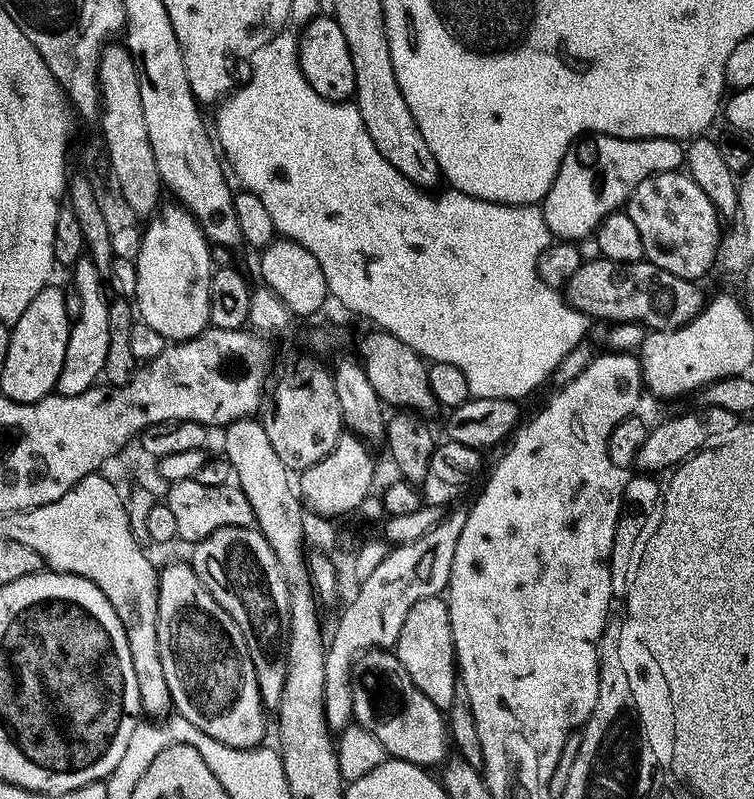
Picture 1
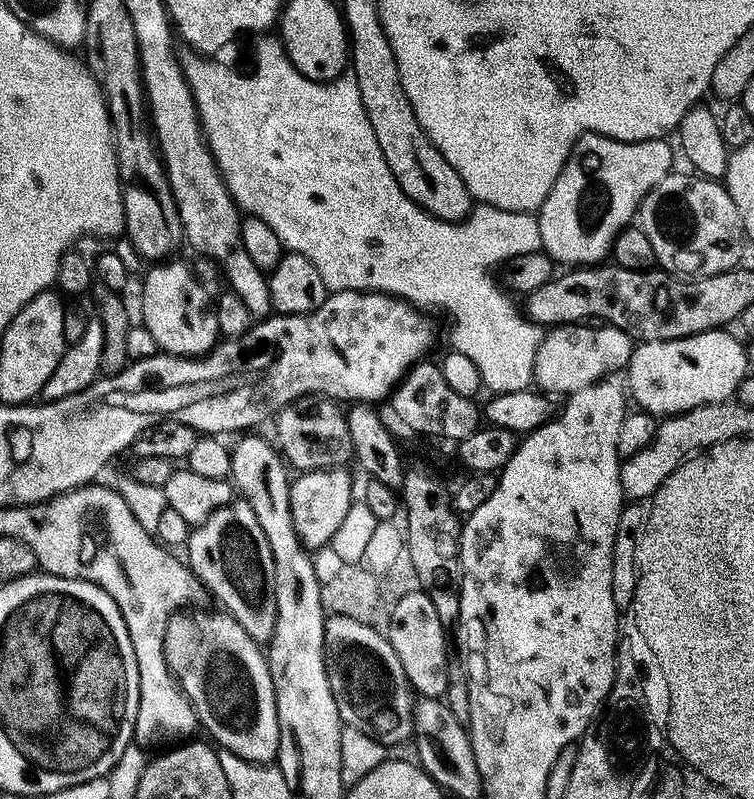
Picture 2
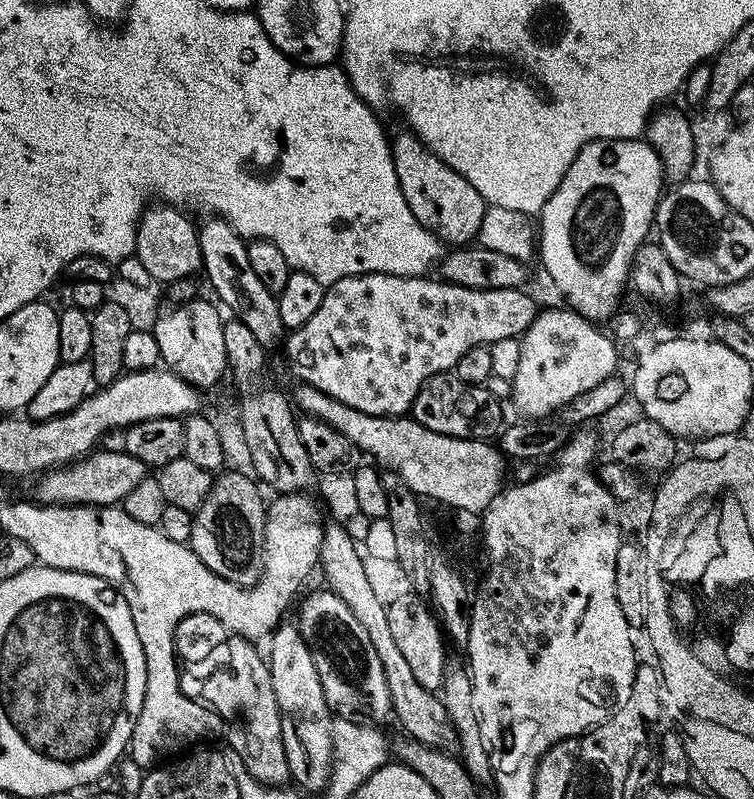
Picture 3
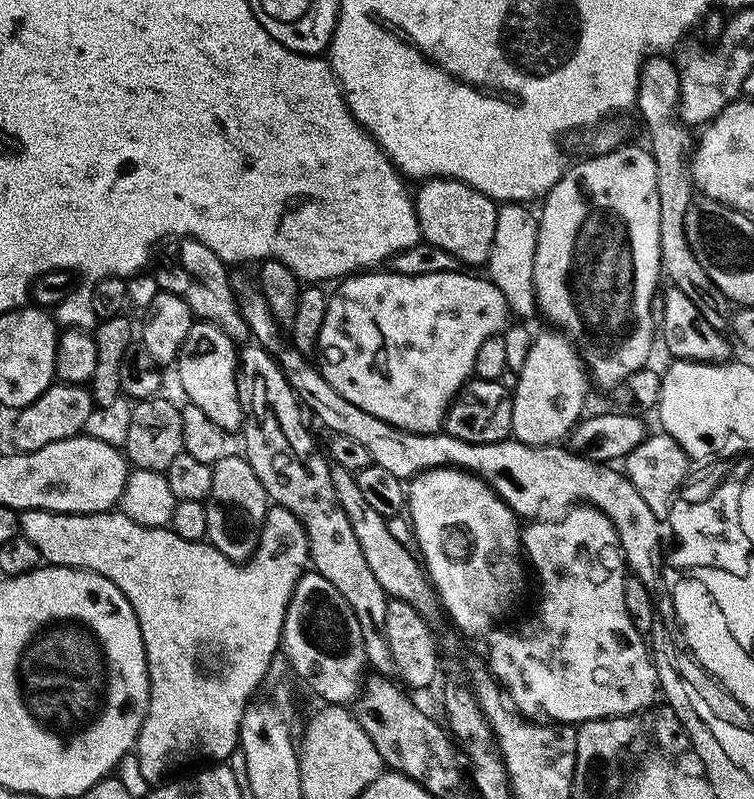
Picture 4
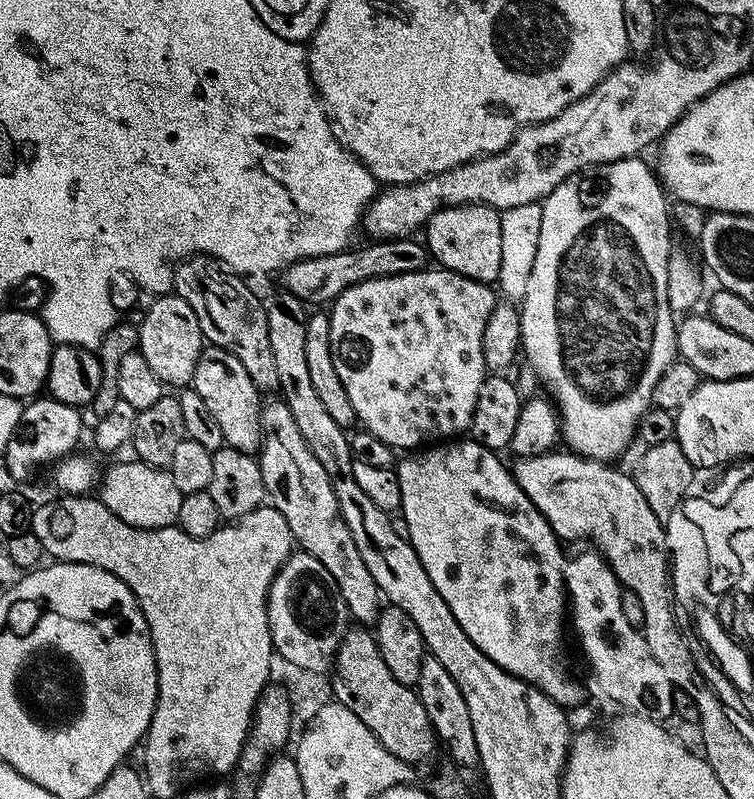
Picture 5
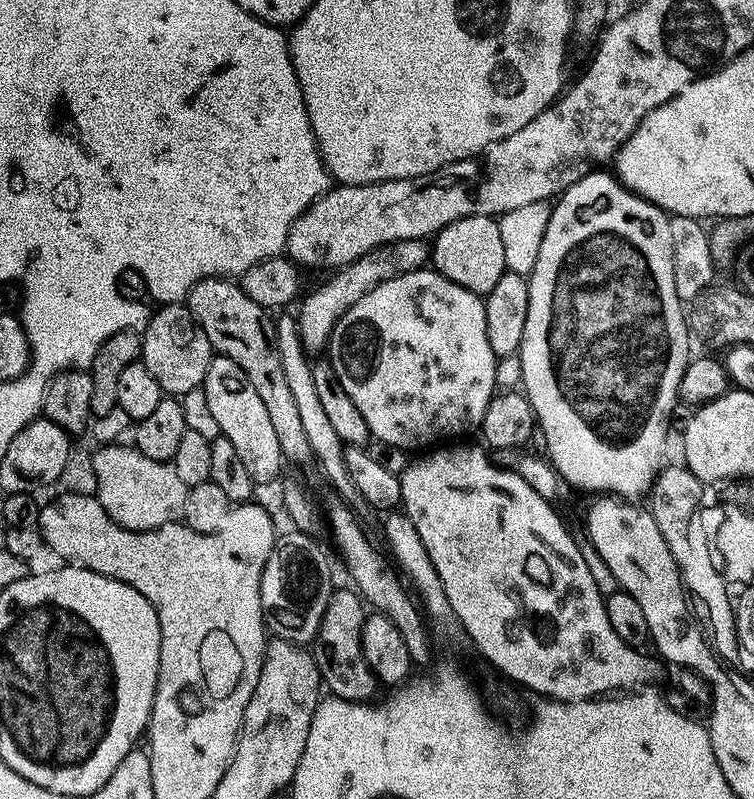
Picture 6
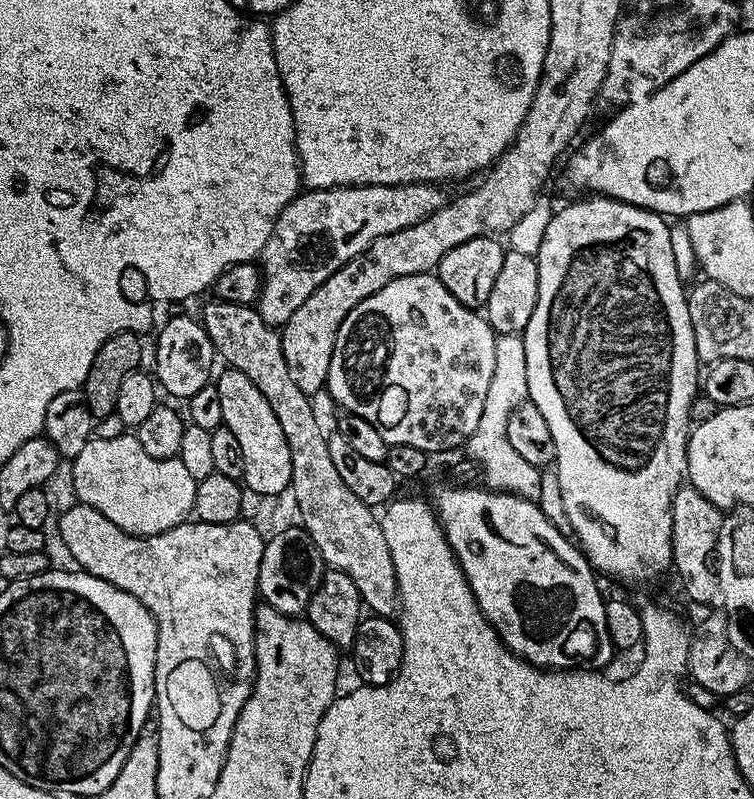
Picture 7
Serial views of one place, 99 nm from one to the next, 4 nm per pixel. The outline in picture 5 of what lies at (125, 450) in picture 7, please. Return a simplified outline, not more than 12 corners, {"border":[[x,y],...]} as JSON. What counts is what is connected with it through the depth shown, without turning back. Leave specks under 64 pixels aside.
{"border":[[116,464],[99,499],[135,528],[175,528],[183,494],[171,471]]}

